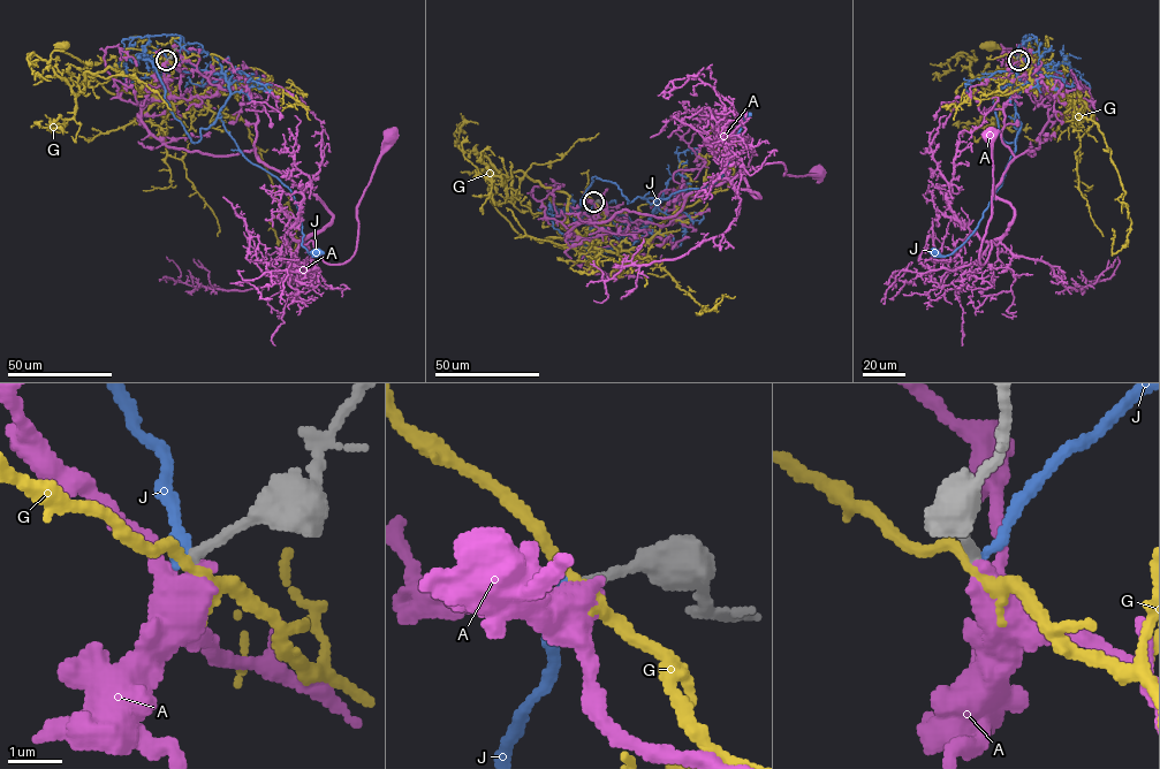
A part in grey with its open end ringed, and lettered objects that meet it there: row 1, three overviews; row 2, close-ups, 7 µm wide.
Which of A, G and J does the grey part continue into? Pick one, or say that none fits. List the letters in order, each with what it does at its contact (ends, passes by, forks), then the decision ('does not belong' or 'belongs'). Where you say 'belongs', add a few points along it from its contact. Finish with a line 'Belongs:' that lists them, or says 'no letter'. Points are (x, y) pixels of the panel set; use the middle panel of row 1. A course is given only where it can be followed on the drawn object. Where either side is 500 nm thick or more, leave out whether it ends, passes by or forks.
A: it passes by | does not belong
G: it forks | does not belong
J: it ends | does not belong
Belongs: no letter

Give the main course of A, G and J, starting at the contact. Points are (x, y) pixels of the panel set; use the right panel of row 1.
A: (1018, 60), (1043, 88), (1026, 80), (1003, 107), (1014, 158), (994, 193), (1013, 219), (980, 264), (992, 135)
G: (1018, 60), (1060, 85), (1053, 92), (1059, 93), (1043, 63), (1015, 51), (991, 48)
J: (1018, 60), (1030, 52), (993, 100), (1008, 143), (1021, 123), (1001, 185), (968, 238), (934, 252)

